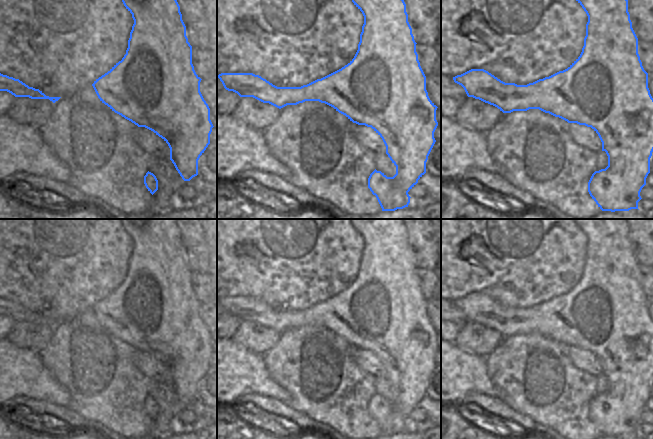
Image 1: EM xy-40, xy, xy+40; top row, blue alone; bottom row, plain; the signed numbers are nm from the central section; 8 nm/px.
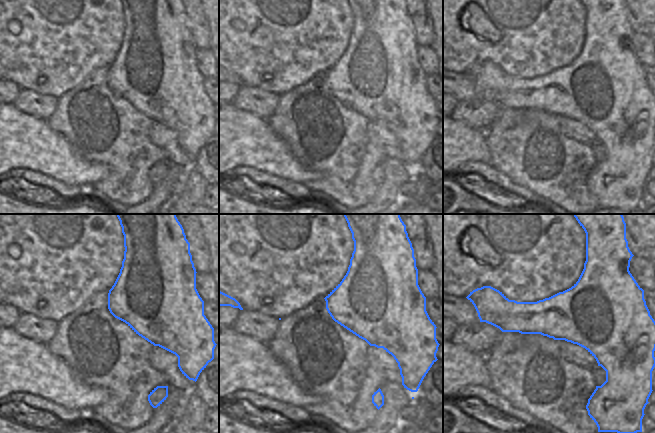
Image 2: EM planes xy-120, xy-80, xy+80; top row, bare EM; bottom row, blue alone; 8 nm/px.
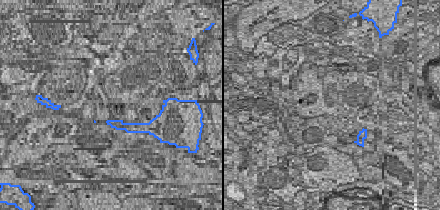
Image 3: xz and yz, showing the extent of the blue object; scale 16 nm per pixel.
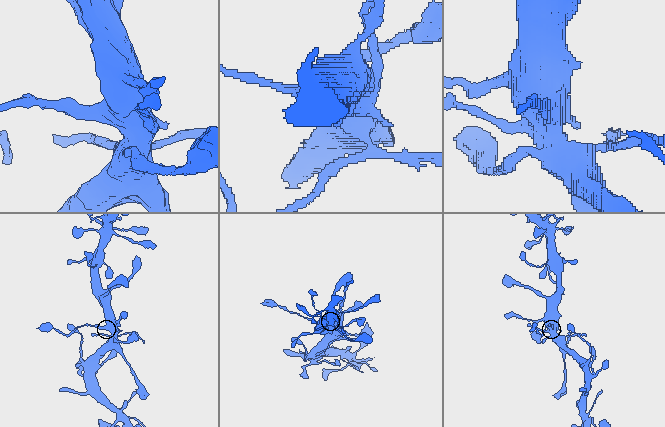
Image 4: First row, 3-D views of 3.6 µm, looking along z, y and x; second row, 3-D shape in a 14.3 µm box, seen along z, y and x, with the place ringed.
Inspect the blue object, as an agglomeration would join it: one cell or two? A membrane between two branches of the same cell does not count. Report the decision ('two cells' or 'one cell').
two cells

